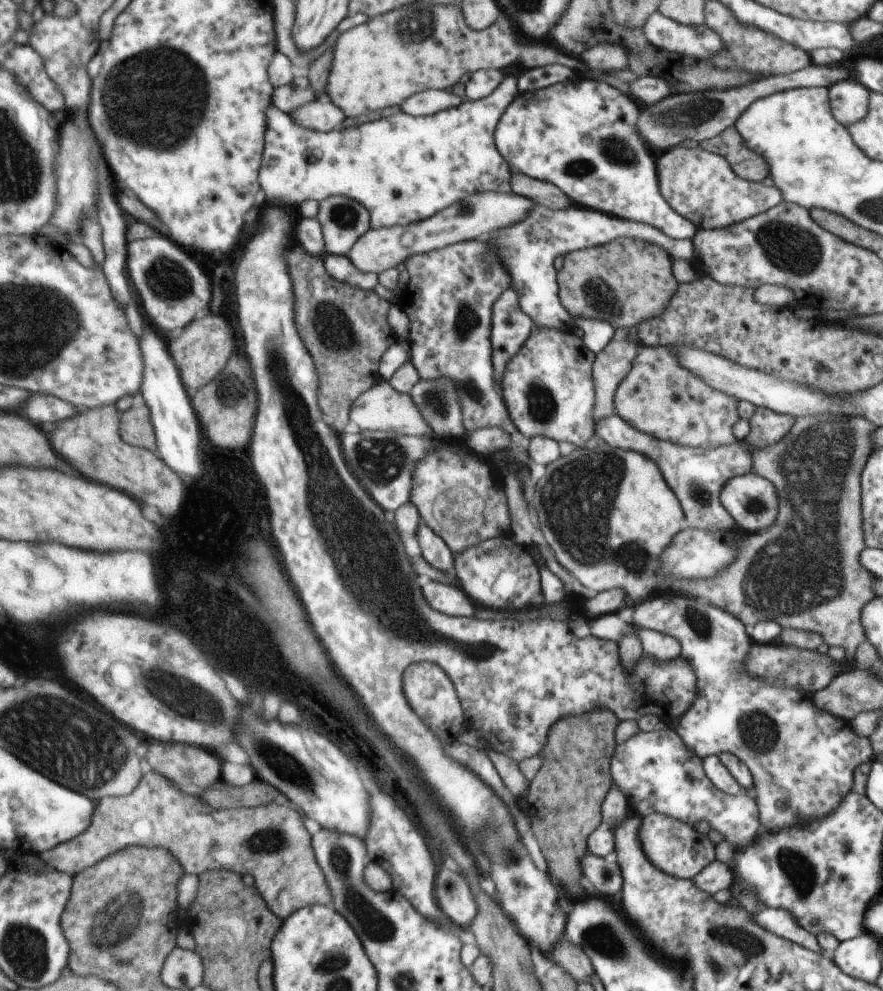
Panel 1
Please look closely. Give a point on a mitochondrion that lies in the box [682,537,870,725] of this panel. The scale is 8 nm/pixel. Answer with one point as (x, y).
(809, 668)

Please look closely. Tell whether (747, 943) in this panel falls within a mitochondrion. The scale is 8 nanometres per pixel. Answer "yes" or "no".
yes

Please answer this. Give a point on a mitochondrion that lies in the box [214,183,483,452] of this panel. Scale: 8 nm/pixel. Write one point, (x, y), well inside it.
(331, 325)

